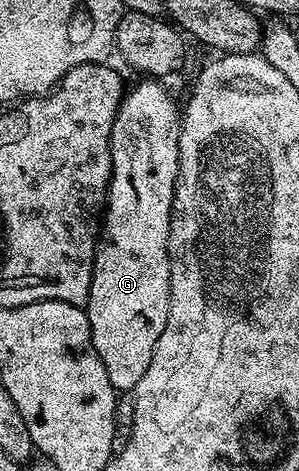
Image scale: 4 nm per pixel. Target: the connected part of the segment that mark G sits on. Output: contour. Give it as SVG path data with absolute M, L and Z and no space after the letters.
M154 77L139 78L139 83L134 88L127 90L122 97L122 103L118 106L116 117L112 121L112 133L110 134L110 152L112 153L112 169L110 170L110 190L104 200L104 212L106 220L102 223L102 239L97 240L94 248L94 272L92 273L92 285L88 293L88 301L84 308L88 317L88 325L92 333L92 345L104 361L104 369L108 373L108 381L116 389L122 386L133 385L144 377L144 369L148 369L148 361L152 361L152 349L156 349L156 341L160 341L160 333L164 333L164 325L168 321L168 309L170 308L170 210L172 209L172 197L174 196L174 182L178 176L178 138L180 137L180 107L174 104L174 99L161 87L159 80Z

